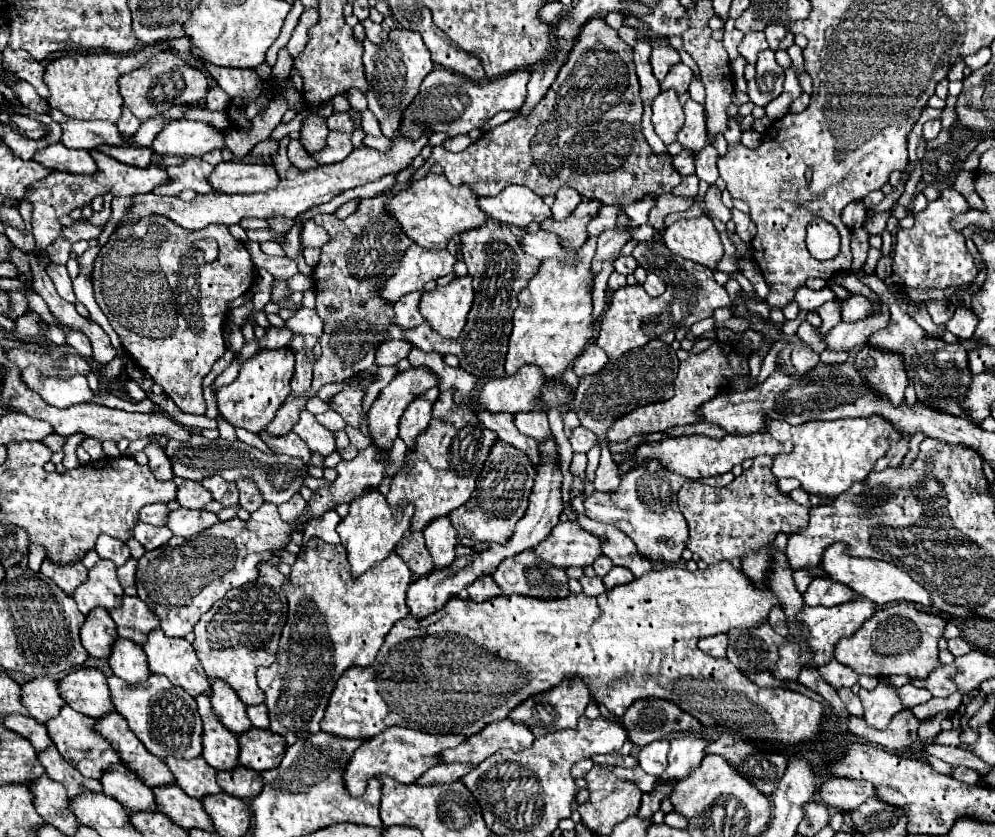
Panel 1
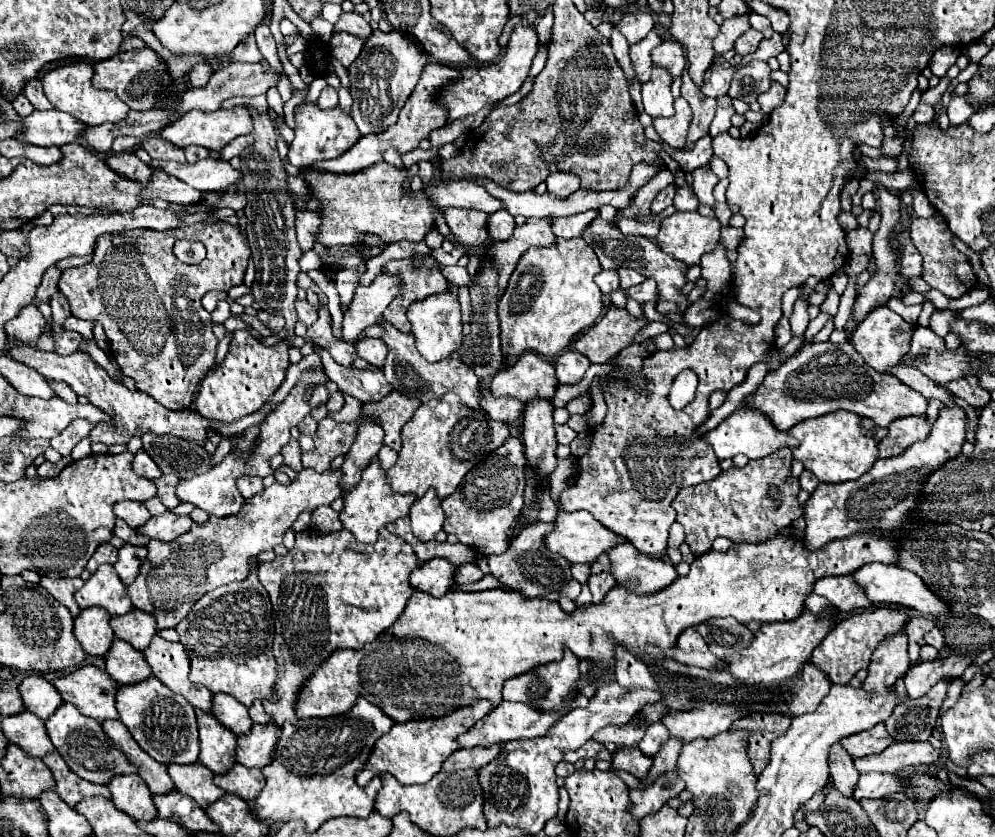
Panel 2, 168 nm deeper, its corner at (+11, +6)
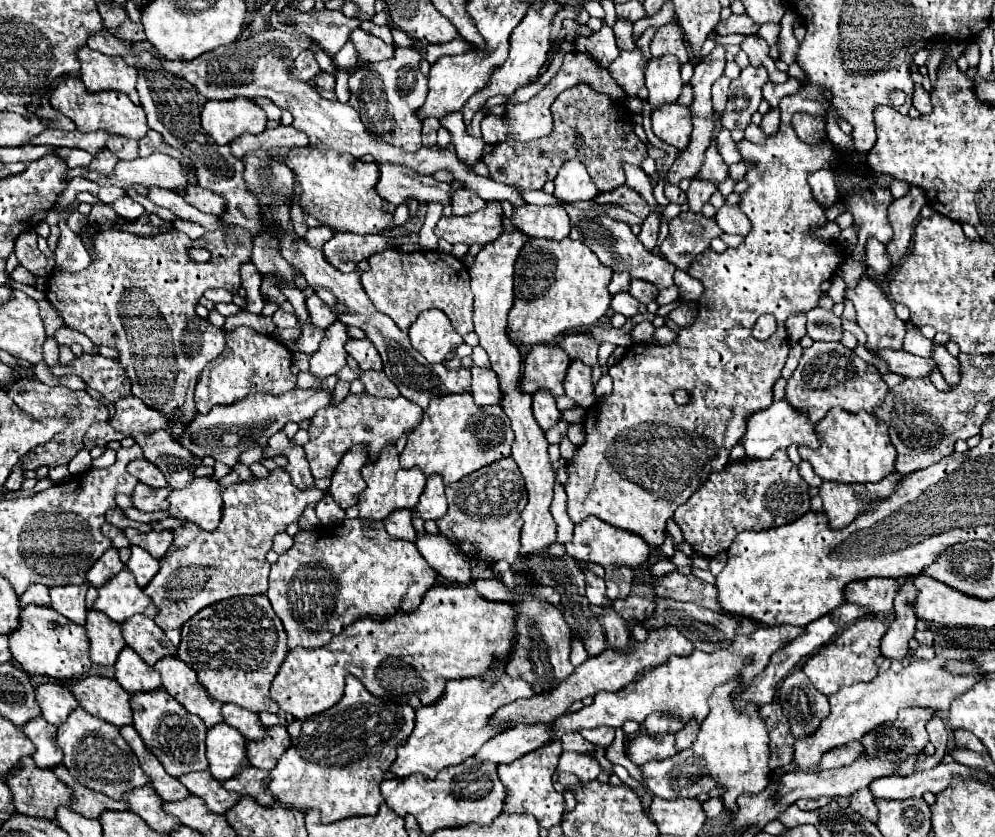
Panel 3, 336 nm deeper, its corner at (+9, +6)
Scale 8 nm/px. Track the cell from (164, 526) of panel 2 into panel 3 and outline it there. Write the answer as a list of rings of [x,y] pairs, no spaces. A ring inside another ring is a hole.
[[[126,529],[124,531],[126,539],[130,545],[138,545],[146,549],[154,559],[162,559],[168,547],[172,545],[172,531],[150,531],[150,533],[140,533],[136,529]]]

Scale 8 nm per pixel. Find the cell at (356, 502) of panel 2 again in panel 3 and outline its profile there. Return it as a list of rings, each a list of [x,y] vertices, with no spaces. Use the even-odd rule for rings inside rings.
[[[390,443],[390,447],[382,449],[382,455],[378,457],[378,461],[366,463],[362,467],[362,477],[368,487],[360,493],[360,499],[358,499],[360,519],[374,519],[374,521],[382,521],[384,517],[388,517],[396,509],[416,507],[418,497],[422,495],[424,483],[426,483],[426,477],[422,475],[422,471],[418,471],[418,467],[414,467],[414,469],[400,467],[398,451],[396,451],[394,443]]]

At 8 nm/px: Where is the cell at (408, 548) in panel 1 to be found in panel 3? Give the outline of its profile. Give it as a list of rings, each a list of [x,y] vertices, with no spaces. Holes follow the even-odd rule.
[[[394,511],[394,515],[390,515],[390,519],[386,519],[386,531],[388,535],[392,537],[398,537],[398,539],[406,539],[406,541],[414,541],[416,539],[416,531],[412,527],[412,521],[410,521],[412,513],[406,511]]]

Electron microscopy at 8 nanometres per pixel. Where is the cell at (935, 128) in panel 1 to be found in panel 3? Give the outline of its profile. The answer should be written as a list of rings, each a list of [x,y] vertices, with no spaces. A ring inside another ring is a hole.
[[[916,85],[916,87],[914,87],[914,107],[916,107],[922,115],[926,115],[926,113],[932,111],[932,105],[930,105],[930,93],[924,91],[922,85]]]

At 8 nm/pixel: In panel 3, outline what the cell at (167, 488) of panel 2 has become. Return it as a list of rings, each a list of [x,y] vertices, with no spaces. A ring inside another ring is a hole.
[[[138,483],[130,495],[132,499],[132,507],[136,507],[138,511],[144,513],[152,513],[152,511],[164,511],[164,507],[168,507],[168,493],[172,491],[172,487],[164,487],[164,489],[152,489],[146,487],[144,483]]]

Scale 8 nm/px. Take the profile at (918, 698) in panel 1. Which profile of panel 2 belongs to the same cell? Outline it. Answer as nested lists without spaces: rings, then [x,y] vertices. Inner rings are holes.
[[[938,657],[934,661],[916,663],[908,669],[904,677],[906,691],[912,699],[926,695],[936,681],[946,677],[960,677],[970,663],[972,663],[970,657],[944,657],[944,659]]]

